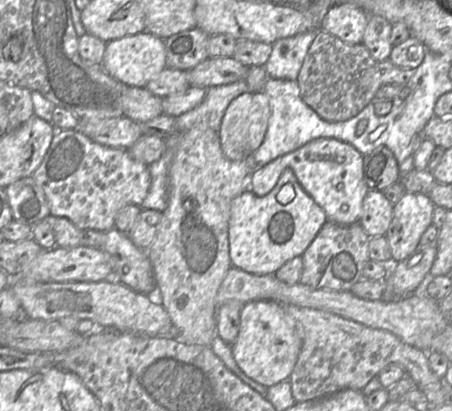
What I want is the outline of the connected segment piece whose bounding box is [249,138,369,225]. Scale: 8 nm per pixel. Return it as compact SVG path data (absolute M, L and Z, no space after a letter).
M317 138L302 147L257 168L251 174L250 190L265 196L275 187L286 168L291 168L301 187L324 210L328 222L353 225L360 222L369 188L364 176L364 156L352 145L335 138Z

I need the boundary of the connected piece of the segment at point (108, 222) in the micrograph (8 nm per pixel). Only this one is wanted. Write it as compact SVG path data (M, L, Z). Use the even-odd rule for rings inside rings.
M75 129L57 130L41 164L31 175L42 188L50 214L65 217L78 229L107 232L115 227L115 217L126 205L140 206L151 186L148 165L132 158L127 149L111 148L89 139Z

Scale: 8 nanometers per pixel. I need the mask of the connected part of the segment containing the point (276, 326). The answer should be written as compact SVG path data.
M267 300L251 301L241 307L239 334L231 349L237 365L249 378L270 387L289 379L301 350L301 340L295 322L281 304Z

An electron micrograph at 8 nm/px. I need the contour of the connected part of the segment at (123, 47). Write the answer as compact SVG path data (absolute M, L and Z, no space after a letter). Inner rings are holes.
M147 31L106 43L102 68L126 86L145 88L150 80L167 67L164 39Z

